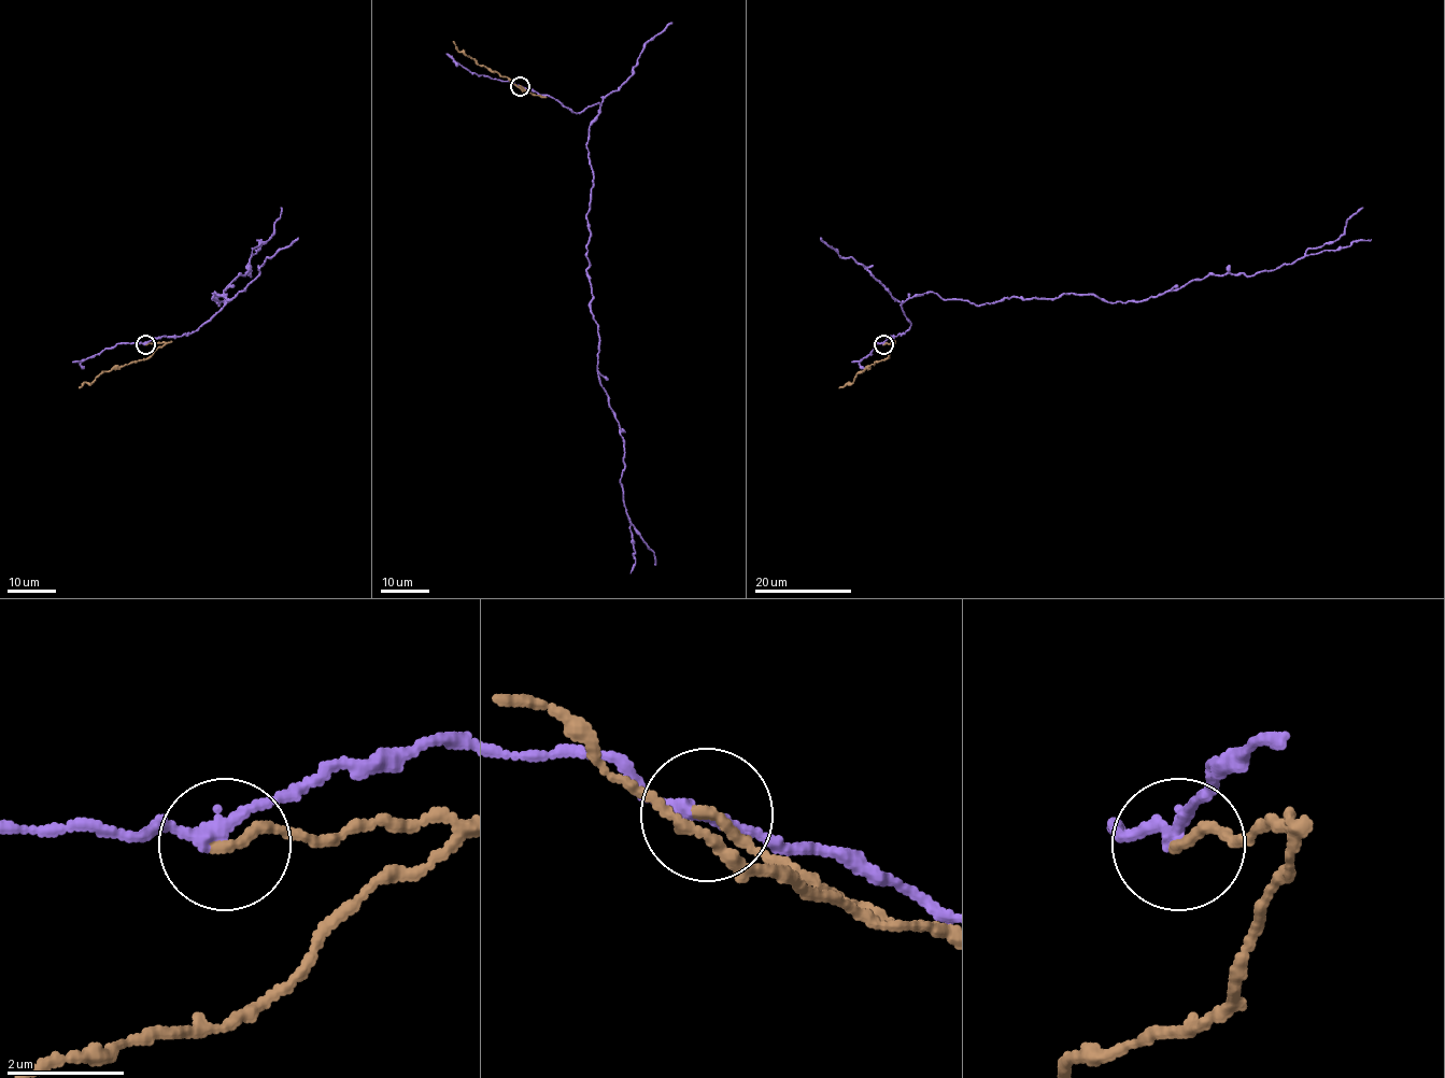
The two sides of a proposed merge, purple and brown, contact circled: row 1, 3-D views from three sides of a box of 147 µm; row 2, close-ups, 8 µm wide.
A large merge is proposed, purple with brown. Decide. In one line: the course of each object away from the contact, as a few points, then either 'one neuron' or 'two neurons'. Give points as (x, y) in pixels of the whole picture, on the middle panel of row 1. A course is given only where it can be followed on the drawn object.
purple via (520, 85), (571, 111), (599, 107), (586, 145), (590, 310), (598, 379), (624, 442), (627, 518), (654, 565) | brown via (520, 85), (536, 95), (478, 65), (458, 51), (454, 41) | two neurons

